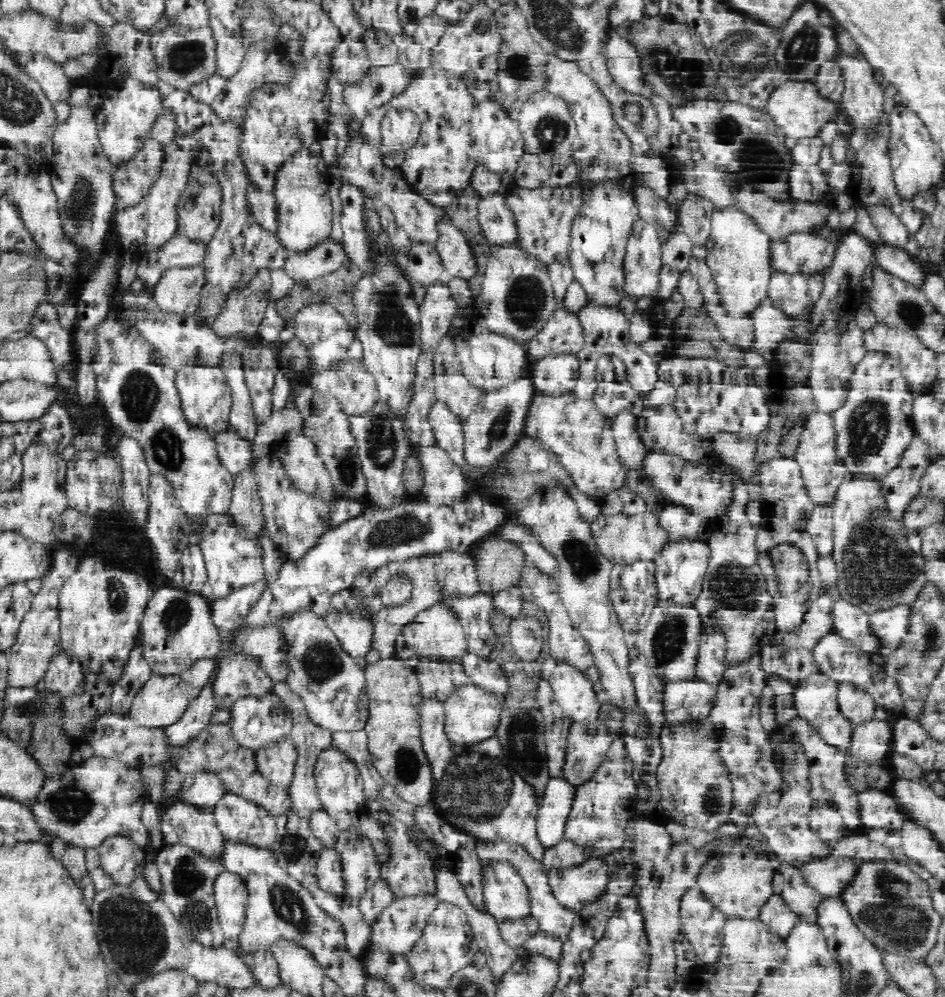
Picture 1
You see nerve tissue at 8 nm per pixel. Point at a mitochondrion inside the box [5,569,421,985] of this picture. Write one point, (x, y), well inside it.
(135, 937)

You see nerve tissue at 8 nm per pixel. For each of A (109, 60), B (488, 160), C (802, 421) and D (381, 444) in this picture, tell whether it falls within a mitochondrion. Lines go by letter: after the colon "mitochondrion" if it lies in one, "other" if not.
A: other
B: other
C: other
D: mitochondrion

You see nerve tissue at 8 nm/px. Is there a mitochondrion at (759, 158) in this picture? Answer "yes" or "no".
yes

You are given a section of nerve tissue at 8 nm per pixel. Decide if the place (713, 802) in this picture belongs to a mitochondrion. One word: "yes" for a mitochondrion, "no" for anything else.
yes

